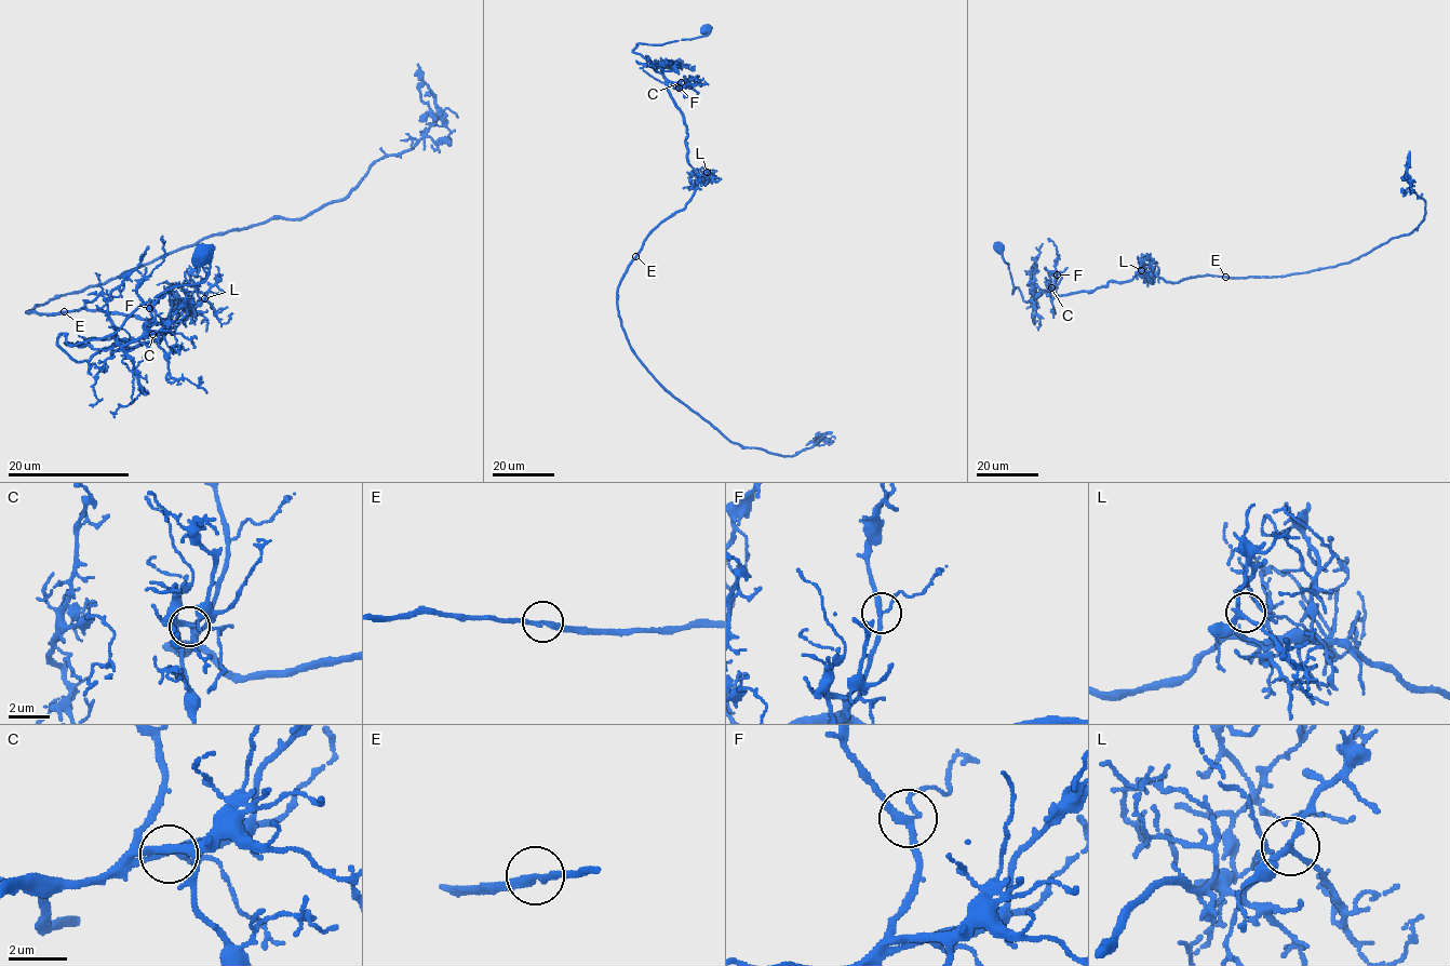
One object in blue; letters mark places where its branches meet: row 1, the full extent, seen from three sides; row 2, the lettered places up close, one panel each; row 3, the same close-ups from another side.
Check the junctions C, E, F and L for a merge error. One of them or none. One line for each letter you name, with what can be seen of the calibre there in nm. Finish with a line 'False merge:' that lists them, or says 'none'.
False merge: none

